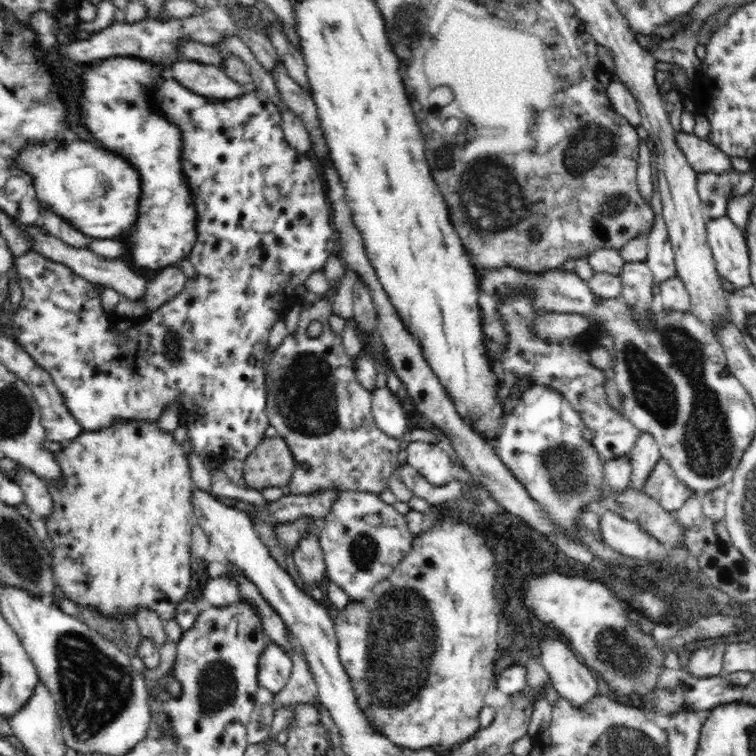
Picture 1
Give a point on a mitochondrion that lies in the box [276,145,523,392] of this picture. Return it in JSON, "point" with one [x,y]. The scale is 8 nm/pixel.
{"point":[482,163]}

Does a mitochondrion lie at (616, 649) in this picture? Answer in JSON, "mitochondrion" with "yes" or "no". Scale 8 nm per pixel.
{"mitochondrion":"yes"}

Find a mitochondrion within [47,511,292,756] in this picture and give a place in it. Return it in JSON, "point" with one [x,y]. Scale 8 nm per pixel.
{"point":[97,690]}

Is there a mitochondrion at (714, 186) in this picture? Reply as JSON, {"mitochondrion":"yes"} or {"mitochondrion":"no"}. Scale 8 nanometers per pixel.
{"mitochondrion":"yes"}

